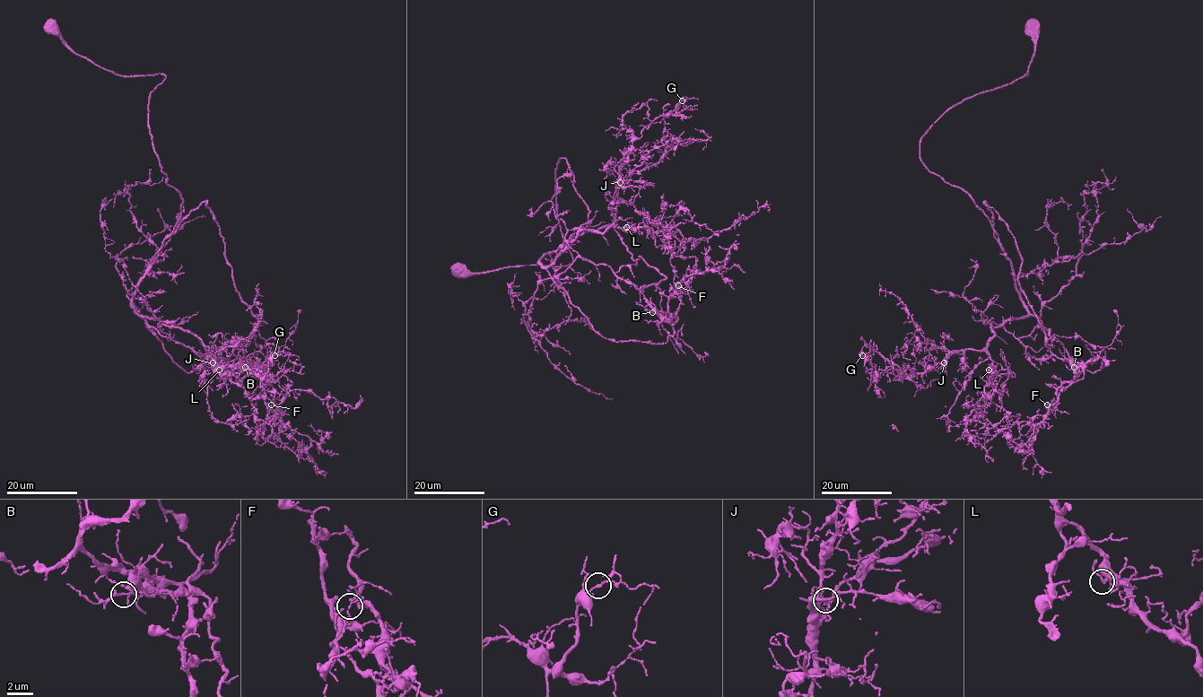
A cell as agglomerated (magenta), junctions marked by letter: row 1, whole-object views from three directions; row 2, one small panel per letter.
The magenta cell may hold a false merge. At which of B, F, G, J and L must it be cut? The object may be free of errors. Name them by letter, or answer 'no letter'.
L

